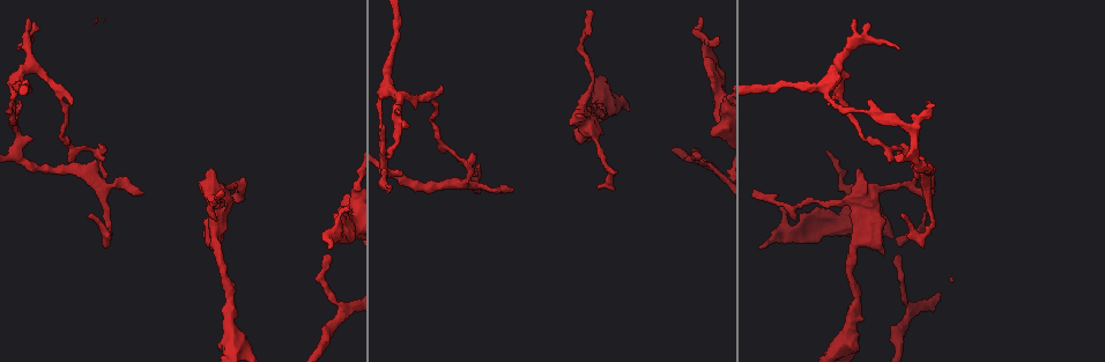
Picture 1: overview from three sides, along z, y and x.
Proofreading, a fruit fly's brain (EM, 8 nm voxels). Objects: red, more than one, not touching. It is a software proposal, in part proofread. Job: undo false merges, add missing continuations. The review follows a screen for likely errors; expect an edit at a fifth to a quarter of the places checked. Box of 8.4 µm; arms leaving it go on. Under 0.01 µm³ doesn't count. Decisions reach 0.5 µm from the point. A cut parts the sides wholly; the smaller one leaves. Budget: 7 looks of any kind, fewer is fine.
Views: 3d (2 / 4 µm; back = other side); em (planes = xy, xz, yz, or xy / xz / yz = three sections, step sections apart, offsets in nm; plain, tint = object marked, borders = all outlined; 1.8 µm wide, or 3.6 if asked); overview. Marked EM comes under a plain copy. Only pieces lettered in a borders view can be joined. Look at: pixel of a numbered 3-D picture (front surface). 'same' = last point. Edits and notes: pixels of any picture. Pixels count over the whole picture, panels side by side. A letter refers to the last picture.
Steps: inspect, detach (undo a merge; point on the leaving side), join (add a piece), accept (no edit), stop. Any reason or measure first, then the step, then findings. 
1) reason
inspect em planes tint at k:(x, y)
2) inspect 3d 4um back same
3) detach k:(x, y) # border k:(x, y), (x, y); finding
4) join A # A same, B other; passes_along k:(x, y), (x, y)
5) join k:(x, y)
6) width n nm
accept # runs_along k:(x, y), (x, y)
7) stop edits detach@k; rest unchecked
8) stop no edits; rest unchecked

free end
inspect 3d 2um at 1:(800, 242)

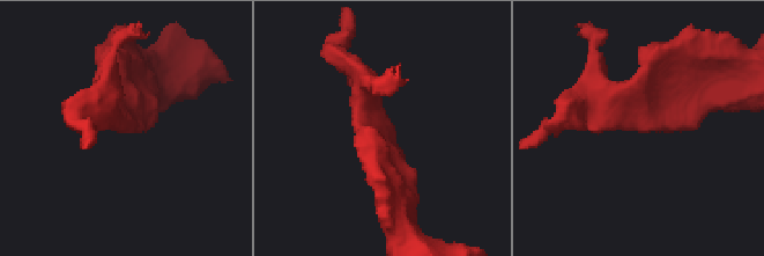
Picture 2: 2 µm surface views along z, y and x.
shape alone is not enough
inspect em planes tint at 2:(122, 130)

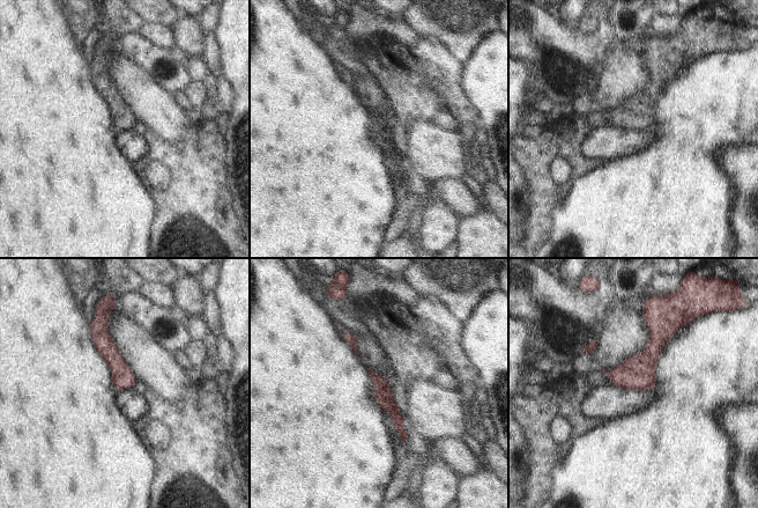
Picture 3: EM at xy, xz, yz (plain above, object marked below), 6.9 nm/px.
what lies round it
inspect em planes borders same

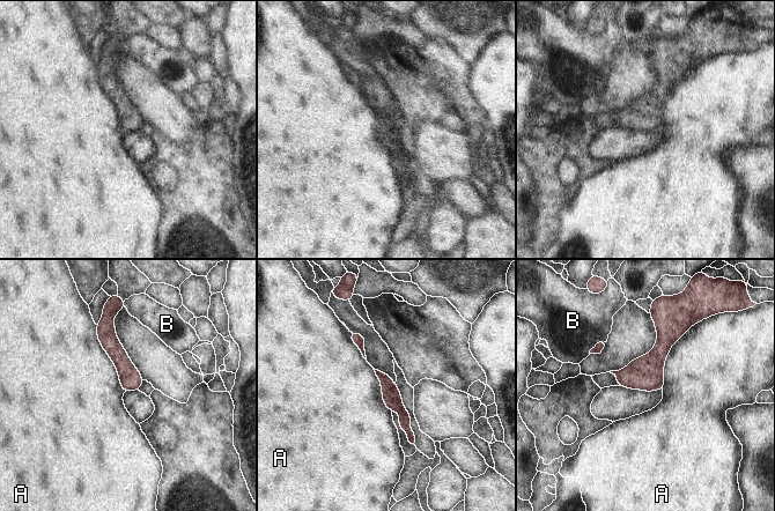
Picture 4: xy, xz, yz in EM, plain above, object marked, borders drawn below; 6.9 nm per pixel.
accept # A other, B other; runs_along 4:(381, 376), (405, 416), (413, 444); none of them fits

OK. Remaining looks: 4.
an open end
inspect em planes borders at 1:(857, 169)

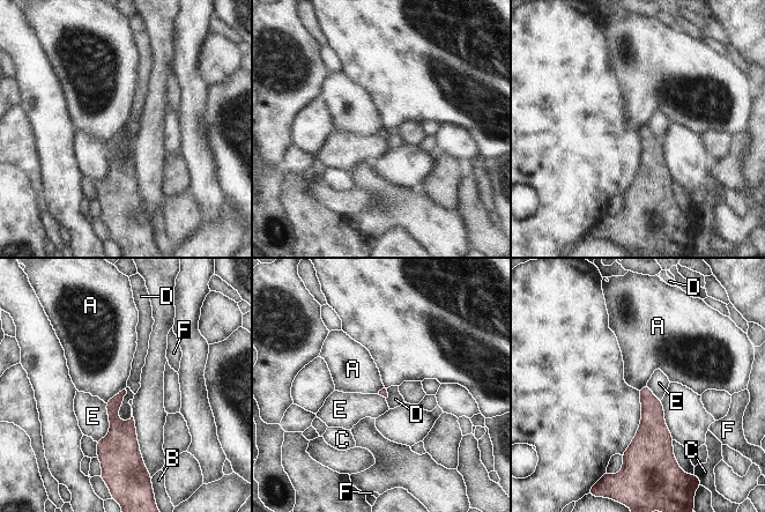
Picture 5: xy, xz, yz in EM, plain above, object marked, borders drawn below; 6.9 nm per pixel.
longest_contact E 280 nm
accept # A other, B other, C other, D other, E other, F other; border 5:(125, 387), (105, 402); none of them fits

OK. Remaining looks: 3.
abrupt turn
inspect 3d 2um at 1:(105, 222)

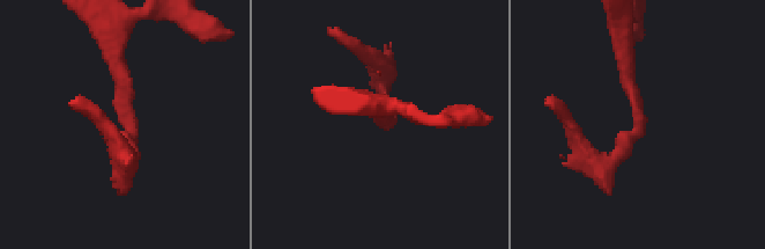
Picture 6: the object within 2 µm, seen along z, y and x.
inspect em planes tint at 6:(637, 116)

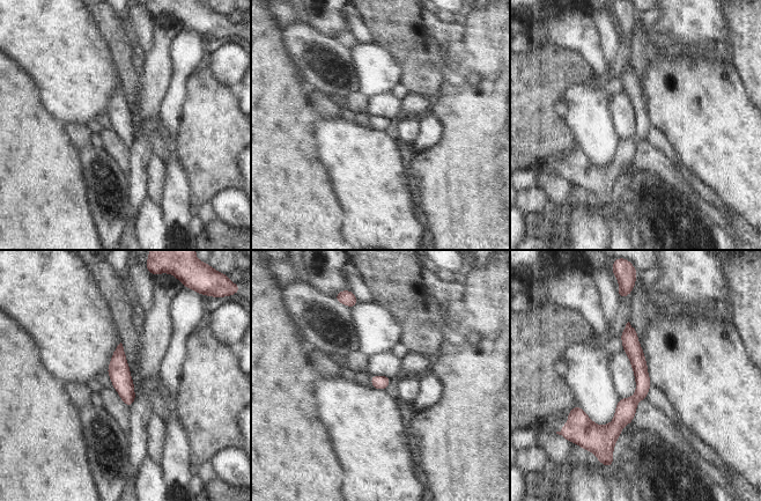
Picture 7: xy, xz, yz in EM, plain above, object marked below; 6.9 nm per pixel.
what lies round it
inspect em planes borders same

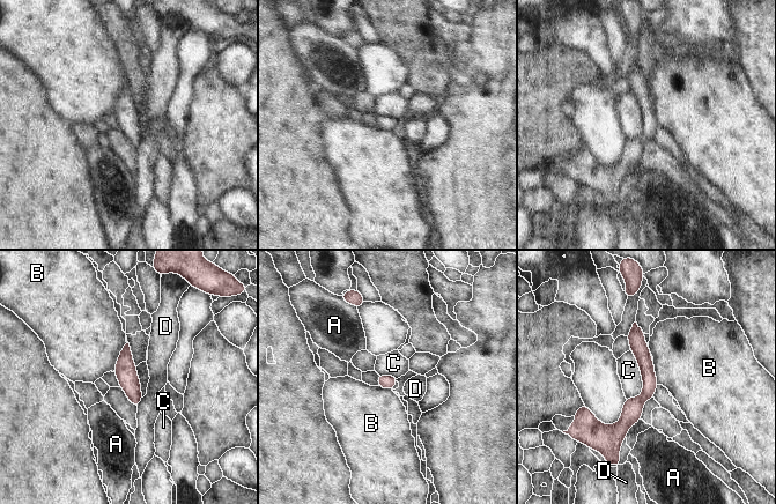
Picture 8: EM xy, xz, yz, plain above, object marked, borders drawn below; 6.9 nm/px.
accept # A other, B other, C other, D other; continuous, no second neuron

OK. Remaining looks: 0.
stop no edits; rest unchecked

